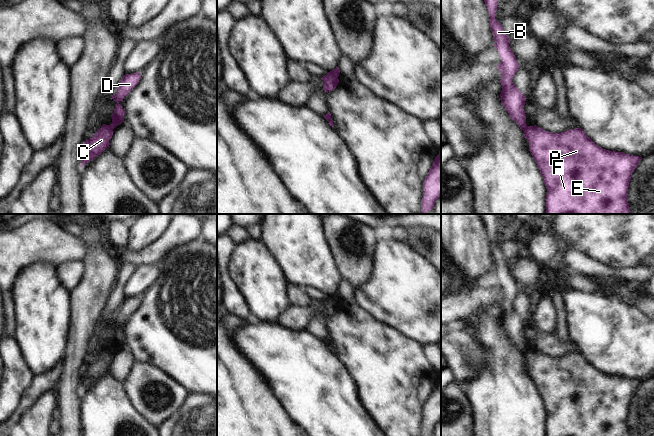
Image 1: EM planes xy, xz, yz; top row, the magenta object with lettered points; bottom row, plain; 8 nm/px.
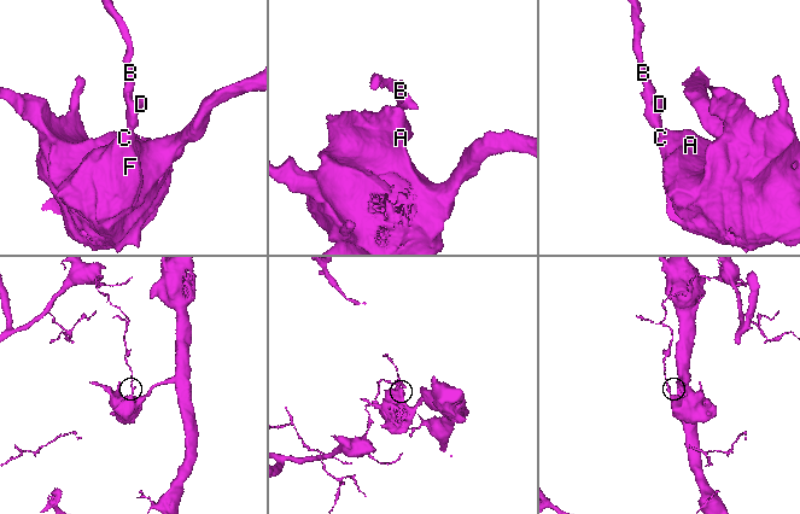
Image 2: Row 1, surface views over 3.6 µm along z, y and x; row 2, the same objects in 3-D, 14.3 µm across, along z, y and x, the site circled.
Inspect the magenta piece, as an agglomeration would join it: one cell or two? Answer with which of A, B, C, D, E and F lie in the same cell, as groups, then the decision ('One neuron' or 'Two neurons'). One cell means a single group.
Groups: A C E F / B D. Two neurons

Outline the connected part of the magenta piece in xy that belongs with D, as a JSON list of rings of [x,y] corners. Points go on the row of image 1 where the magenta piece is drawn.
[[[140,72],[133,74],[125,74],[118,84],[118,91],[115,95],[111,95],[111,98],[117,103],[115,105],[114,113],[111,115],[112,123],[108,125],[111,129],[124,122],[125,111],[123,107],[119,104],[123,101],[123,98],[128,95],[128,93],[138,84],[140,80]]]

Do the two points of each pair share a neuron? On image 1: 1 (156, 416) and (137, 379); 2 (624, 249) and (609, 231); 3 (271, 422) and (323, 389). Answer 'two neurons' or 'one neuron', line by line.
1: one neuron
2: one neuron
3: two neurons

